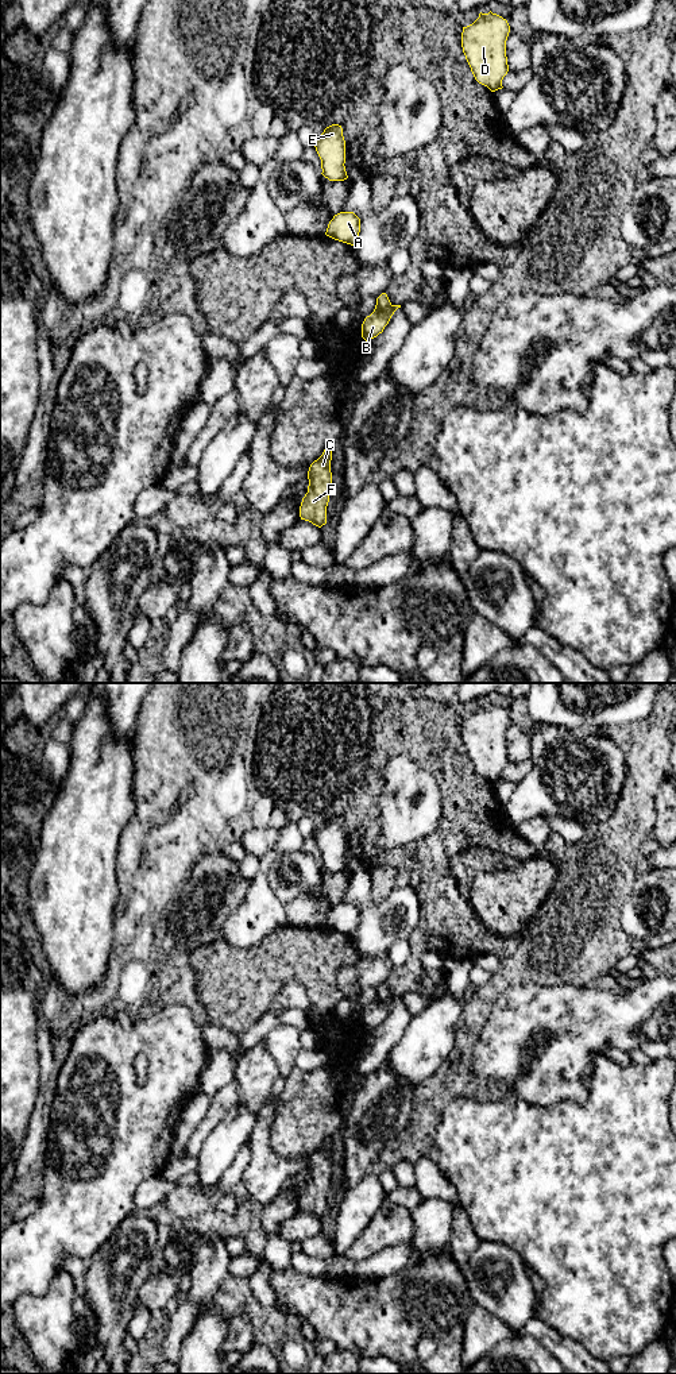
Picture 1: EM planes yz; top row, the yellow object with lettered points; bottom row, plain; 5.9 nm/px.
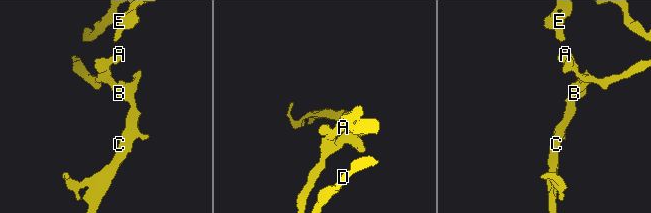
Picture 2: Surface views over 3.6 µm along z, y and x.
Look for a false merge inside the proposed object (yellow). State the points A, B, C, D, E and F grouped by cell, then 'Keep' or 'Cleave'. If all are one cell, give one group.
Groups: A B D E / C F. Cleave

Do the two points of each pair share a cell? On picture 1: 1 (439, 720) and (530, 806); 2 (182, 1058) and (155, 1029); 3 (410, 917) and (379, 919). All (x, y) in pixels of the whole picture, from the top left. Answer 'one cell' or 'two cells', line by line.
1: two cells
2: one cell
3: one cell

